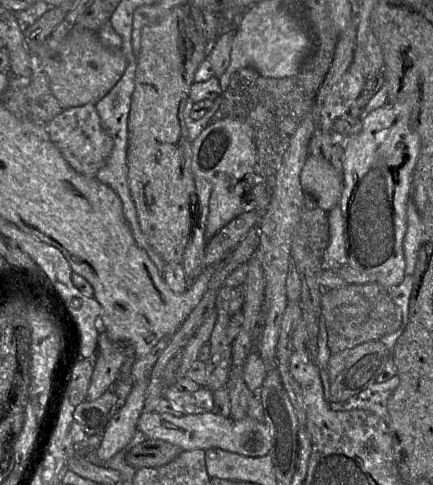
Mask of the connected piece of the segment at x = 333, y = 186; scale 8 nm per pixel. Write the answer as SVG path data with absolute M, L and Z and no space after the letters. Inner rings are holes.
M309 154L300 173L305 194L313 197L326 212L339 205L343 191L343 176L330 161Z

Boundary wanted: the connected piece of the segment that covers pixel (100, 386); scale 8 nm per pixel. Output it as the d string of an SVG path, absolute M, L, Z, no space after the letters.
M121 352L97 354L93 360L94 371L91 376L86 401L94 401L101 397L114 384L125 355Z

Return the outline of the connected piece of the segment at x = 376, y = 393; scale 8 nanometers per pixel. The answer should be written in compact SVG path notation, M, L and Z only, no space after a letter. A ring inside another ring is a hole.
M395 375L389 381L384 383L374 383L367 390L340 403L332 403L330 407L333 411L366 410L370 411L381 419L387 425L390 421L387 403L388 399L399 385L399 377Z

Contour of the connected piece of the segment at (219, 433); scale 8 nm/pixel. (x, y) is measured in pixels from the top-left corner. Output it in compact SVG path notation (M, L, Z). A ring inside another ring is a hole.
M142 412L137 422L137 430L143 432L148 439L169 442L182 451L220 448L248 457L262 457L269 453L272 446L270 430L264 421L250 416L241 420L224 417L213 412L202 414L184 414L173 416L169 413Z

